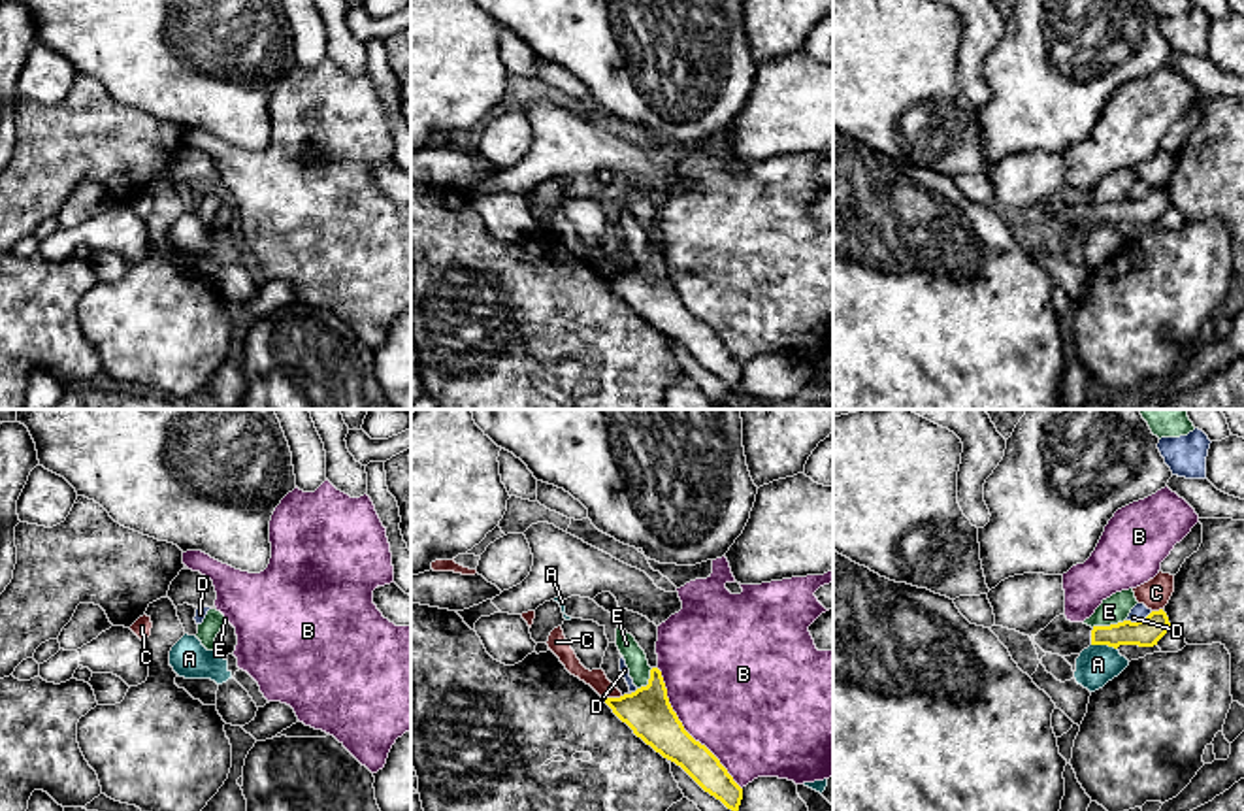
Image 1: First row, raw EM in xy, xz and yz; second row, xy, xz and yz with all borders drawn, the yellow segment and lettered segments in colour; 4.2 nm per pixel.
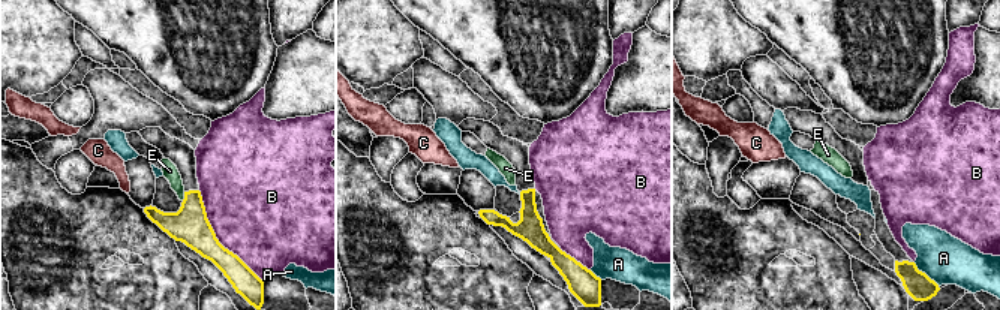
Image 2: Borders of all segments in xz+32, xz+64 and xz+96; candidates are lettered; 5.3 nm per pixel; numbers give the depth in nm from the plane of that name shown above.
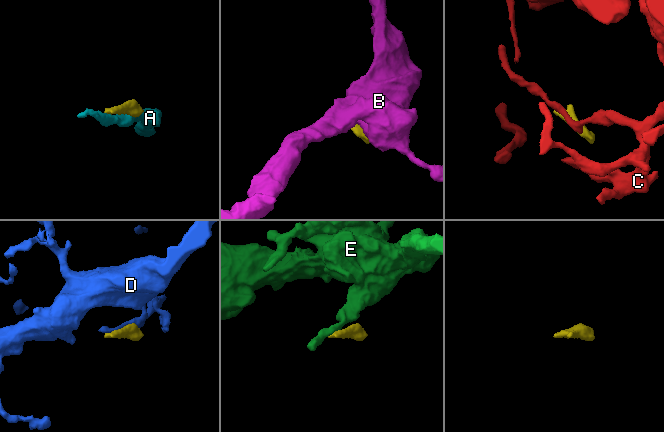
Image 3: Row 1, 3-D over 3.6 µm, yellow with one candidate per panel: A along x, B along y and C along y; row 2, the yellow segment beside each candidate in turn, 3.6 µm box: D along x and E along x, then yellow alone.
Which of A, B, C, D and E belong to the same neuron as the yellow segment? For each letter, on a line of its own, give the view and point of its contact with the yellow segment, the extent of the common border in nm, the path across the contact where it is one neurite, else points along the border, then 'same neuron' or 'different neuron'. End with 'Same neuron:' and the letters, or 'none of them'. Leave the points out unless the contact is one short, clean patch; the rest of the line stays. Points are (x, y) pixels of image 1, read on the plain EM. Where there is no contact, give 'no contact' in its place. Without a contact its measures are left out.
A: yz (1105, 221) | 110 nm | different neuron
B: xz (685, 308) | 650 nm | different neuron
C: xz (611, 276) | 80 nm | different neuron
D: yz (1139, 198) | 120 nm | different neuron
E: yz (1111, 202) | 160 nm | along yz (1126, 197), (1114, 202), (1092, 204) | different neuron
Same neuron: none of them

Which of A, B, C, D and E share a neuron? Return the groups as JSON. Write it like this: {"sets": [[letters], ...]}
{"sets": [["A"], ["B"], ["C"], ["D"], ["E"]]}

